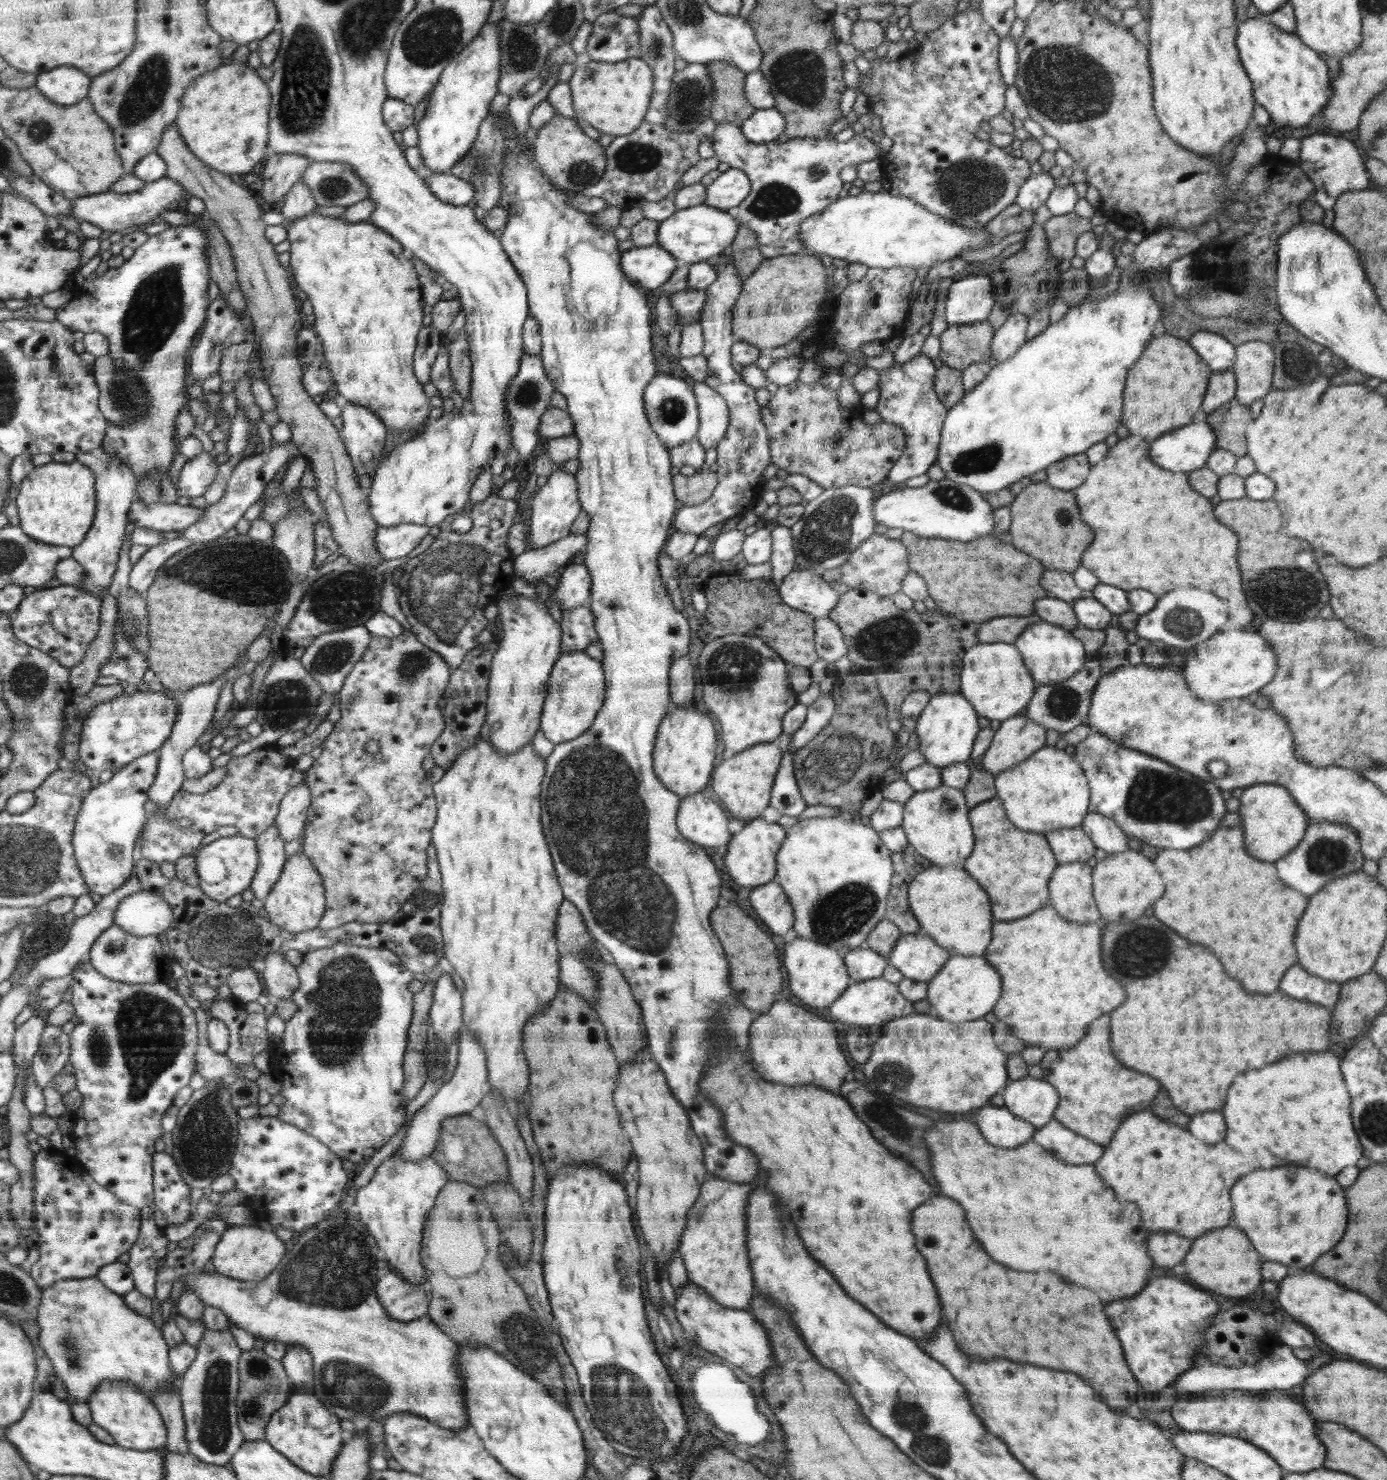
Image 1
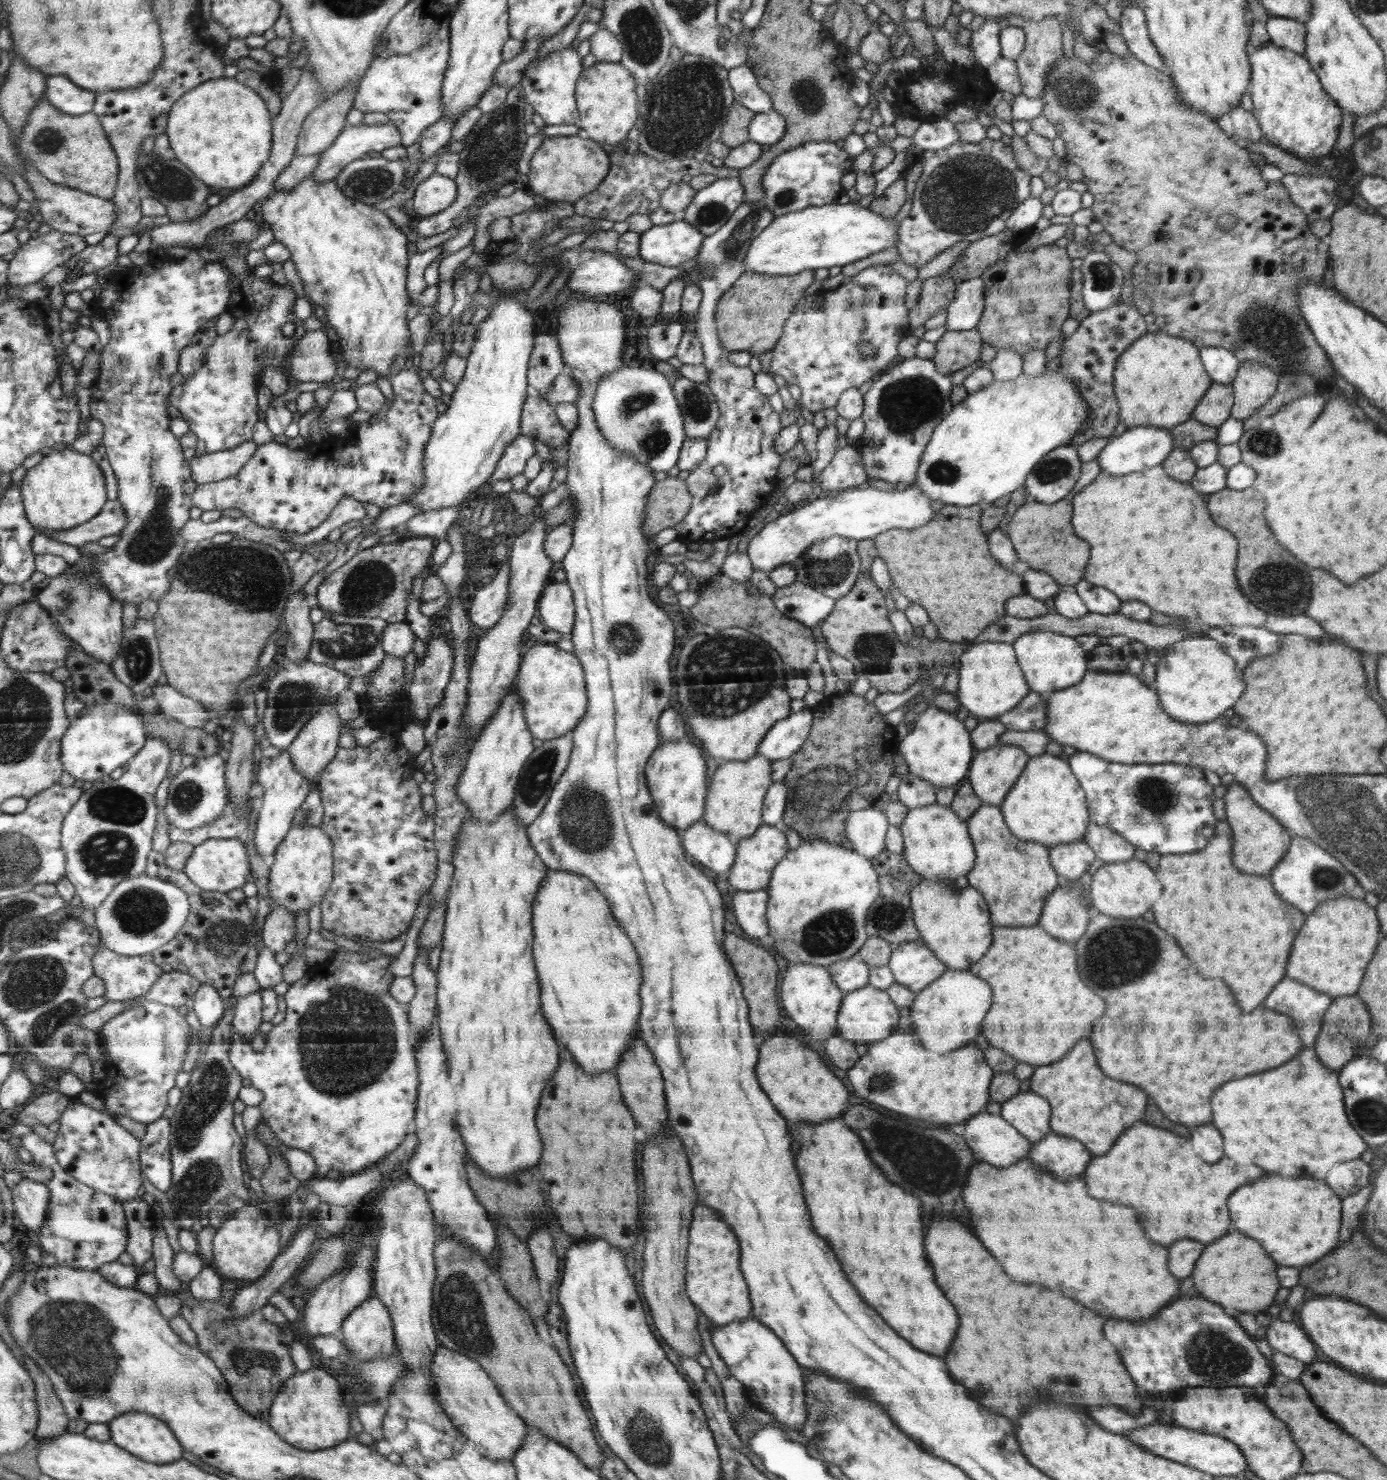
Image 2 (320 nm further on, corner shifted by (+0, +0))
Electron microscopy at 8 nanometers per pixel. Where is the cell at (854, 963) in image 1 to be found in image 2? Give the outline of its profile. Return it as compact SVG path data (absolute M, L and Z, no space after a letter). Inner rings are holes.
M850 957L827 966L834 981L844 994L862 989L863 986L868 985L871 974L870 968L871 966L859 957Z

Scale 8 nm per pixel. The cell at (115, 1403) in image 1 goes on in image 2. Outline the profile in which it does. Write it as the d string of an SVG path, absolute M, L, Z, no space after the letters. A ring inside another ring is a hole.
M132 1411L113 1418L107 1425L111 1432L111 1441L116 1443L116 1446L123 1447L148 1462L170 1463L183 1458L184 1450L174 1431L155 1415Z

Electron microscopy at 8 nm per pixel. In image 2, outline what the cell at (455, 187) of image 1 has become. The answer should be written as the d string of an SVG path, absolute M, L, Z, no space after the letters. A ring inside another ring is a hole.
M433 173L417 186L412 198L412 208L418 219L428 217L448 208L456 197L455 180Z

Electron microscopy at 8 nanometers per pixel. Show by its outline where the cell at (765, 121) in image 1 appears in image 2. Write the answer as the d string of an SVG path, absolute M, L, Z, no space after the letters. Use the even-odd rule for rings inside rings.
M778 111L758 113L750 126L750 140L762 145L775 145L786 132L784 118Z

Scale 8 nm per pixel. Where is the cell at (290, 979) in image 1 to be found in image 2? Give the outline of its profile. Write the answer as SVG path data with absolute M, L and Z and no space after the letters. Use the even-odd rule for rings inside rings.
M273 905L271 908L271 913L266 916L266 920L263 926L263 937L262 942L274 953L284 951L284 946L292 940L294 936L295 929L295 915L292 914L287 908L284 908L282 905Z

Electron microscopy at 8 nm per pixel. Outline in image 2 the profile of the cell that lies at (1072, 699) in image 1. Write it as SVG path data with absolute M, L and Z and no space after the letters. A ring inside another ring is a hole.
M1030 691L1012 710L994 718L1014 731L1043 731L1048 694Z

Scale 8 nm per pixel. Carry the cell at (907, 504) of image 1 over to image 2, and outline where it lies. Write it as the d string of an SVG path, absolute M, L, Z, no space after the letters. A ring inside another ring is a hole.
M915 484L903 491L852 487L838 491L836 496L819 499L812 497L805 503L784 510L776 520L767 522L748 540L747 555L755 569L770 573L779 566L793 563L815 542L827 540L834 535L861 541L873 539L890 529L915 529L931 521L942 506L942 503L932 500Z

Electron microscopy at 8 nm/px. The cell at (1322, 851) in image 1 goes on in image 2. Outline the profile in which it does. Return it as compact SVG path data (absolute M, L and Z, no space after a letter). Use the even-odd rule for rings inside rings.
M1292 836L1291 843L1280 862L1271 870L1270 880L1276 890L1276 894L1294 906L1302 910L1304 914L1310 914L1321 902L1329 898L1350 896L1364 900L1366 891L1360 886L1357 878L1354 878L1332 855L1323 847L1303 836Z

